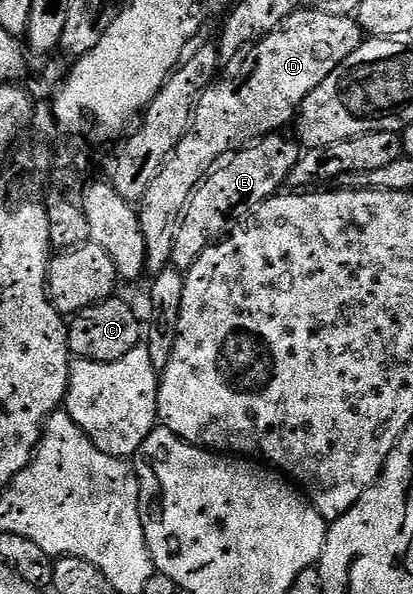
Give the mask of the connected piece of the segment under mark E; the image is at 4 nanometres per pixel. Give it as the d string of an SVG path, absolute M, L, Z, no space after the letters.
M279 132L268 134L242 147L203 179L189 200L187 211L183 213L177 236L173 240L171 266L174 269L184 272L191 270L197 256L201 256L205 248L214 246L262 202L274 198L277 192L287 186L287 177L299 160L301 146L294 137L291 139L282 138L283 136Z

